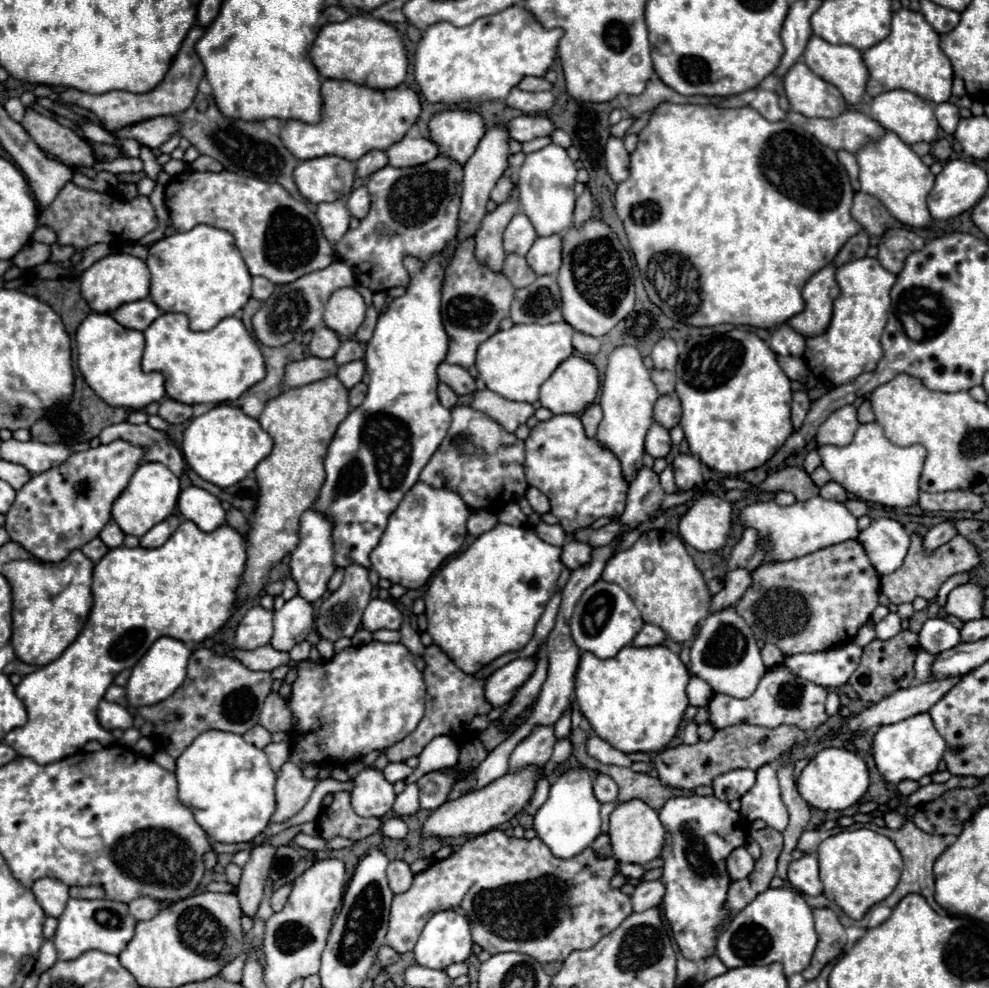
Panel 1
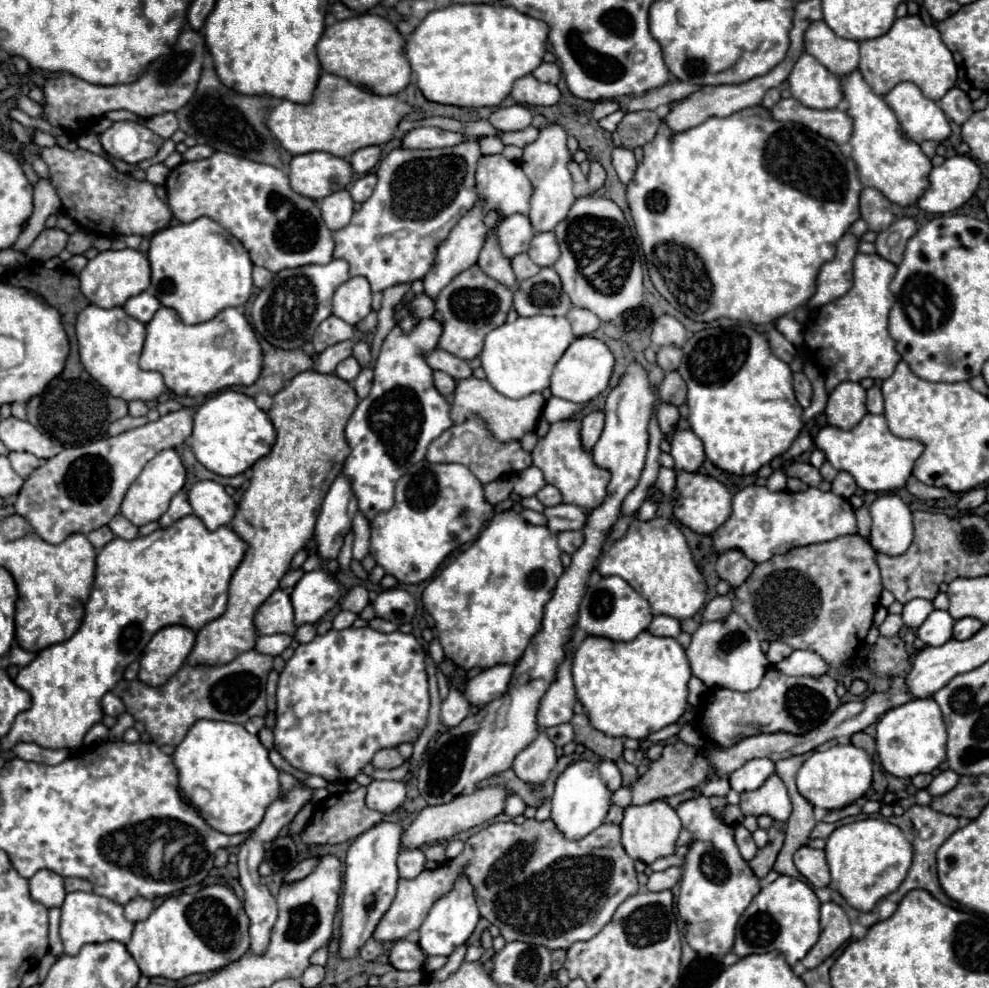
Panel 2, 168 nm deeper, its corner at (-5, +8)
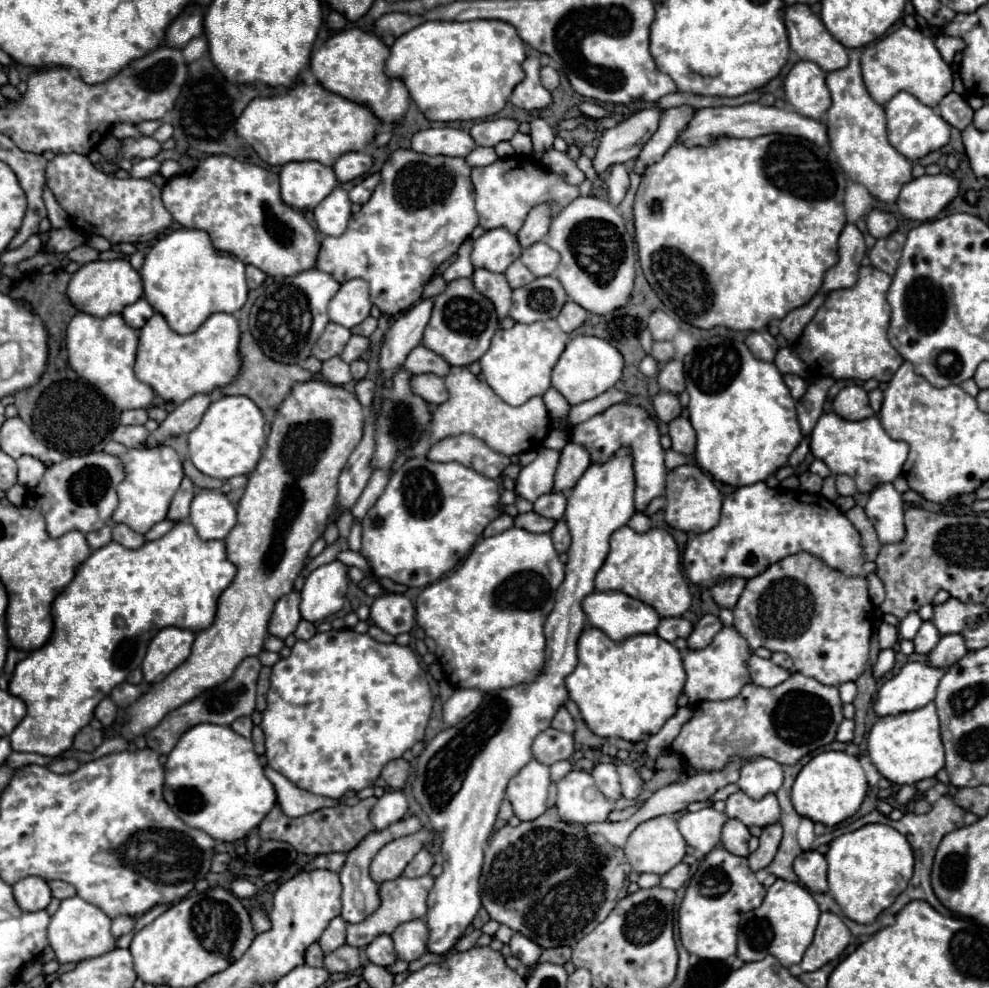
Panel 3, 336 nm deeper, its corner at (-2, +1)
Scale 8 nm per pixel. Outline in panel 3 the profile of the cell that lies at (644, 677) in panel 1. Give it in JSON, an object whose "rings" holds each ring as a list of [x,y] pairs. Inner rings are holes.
{"rings":[[[586,627],[578,639],[578,665],[576,669],[566,677],[566,689],[570,693],[570,699],[580,707],[582,719],[594,731],[596,735],[608,739],[608,737],[620,737],[626,741],[642,741],[646,735],[654,735],[660,731],[660,727],[676,713],[676,699],[682,693],[682,687],[686,683],[686,673],[682,665],[680,651],[660,639],[656,633],[650,635],[632,635],[624,641],[612,641],[596,627]]]}

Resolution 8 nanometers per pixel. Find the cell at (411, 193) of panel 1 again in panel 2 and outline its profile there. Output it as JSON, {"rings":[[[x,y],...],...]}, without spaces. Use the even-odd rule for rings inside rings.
{"rings":[[[461,142],[449,148],[437,150],[403,150],[395,148],[389,152],[377,166],[377,186],[371,198],[353,214],[353,220],[333,234],[335,238],[335,252],[333,258],[343,258],[349,262],[351,276],[365,276],[371,284],[373,292],[383,292],[393,284],[423,280],[429,268],[433,266],[433,258],[437,252],[437,244],[445,240],[449,230],[457,224],[465,212],[475,204],[477,190],[475,190],[475,168],[477,160],[481,158],[481,150],[477,142]]]}

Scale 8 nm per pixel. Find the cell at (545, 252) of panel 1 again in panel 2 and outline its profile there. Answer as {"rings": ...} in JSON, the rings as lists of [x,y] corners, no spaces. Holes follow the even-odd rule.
{"rings":[[[555,232],[535,234],[529,246],[529,256],[537,266],[553,266],[561,256]]]}

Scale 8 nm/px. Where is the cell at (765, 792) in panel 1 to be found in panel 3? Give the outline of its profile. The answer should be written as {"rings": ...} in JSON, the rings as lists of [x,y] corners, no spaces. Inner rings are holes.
{"rings":[[[738,791],[738,793],[730,795],[730,799],[726,799],[724,813],[728,817],[740,819],[748,827],[752,827],[752,825],[766,827],[766,825],[778,821],[780,807],[778,807],[776,795],[766,795],[764,799],[756,801],[756,799],[750,799],[746,793]]]}

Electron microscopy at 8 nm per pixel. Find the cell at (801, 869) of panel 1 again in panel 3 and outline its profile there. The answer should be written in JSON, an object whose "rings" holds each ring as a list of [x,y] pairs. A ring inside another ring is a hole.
{"rings":[[[804,851],[798,855],[794,861],[794,871],[800,879],[800,883],[816,893],[826,893],[828,891],[828,881],[826,881],[826,857],[818,851]]]}

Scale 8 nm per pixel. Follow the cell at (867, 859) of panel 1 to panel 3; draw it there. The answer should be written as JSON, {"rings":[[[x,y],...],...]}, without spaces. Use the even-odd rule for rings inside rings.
{"rings":[[[870,823],[858,831],[836,837],[830,843],[826,859],[830,893],[844,915],[856,923],[874,923],[874,919],[908,887],[914,867],[912,847],[906,837],[882,823]]]}

